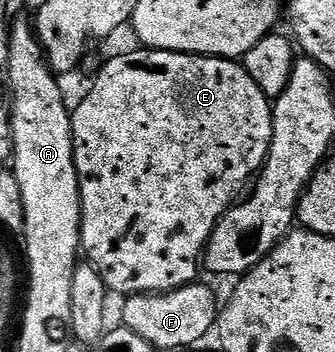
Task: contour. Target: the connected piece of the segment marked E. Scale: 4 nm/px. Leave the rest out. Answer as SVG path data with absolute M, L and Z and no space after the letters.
M137 47L134 53L113 57L97 73L85 98L72 110L73 162L81 188L81 248L88 264L95 266L110 294L169 293L198 280L197 265L202 264L205 245L211 239L223 214L237 204L265 163L273 138L273 106L271 98L259 91L259 83L247 75L244 64L228 57L203 57L196 53L172 53L166 49Z

